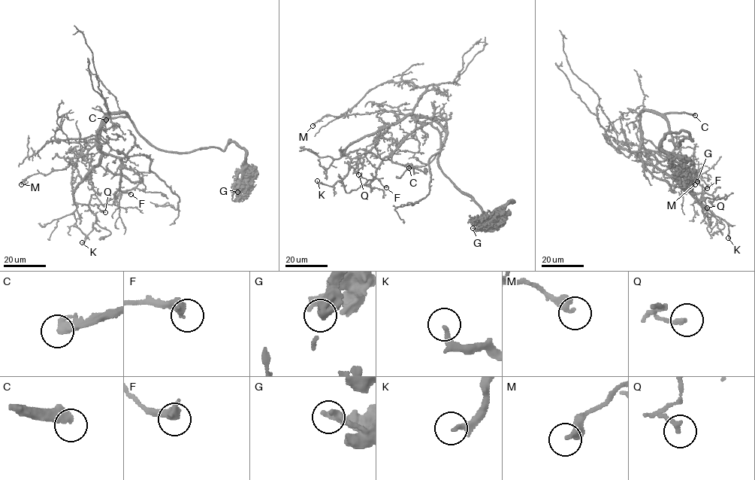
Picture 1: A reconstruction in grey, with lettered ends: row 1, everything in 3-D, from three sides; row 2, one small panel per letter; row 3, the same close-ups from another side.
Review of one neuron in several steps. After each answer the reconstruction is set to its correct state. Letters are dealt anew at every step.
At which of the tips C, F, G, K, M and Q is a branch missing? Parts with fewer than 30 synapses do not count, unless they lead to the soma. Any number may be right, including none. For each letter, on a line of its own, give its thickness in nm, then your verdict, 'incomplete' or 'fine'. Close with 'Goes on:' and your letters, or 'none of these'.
C: 480 nm | incomplete
F: 440 nm | fine
G: 320 nm | fine
K: 200 nm | fine
M: 360 nm | fine
Q: 180 nm | fine
Goes on: C

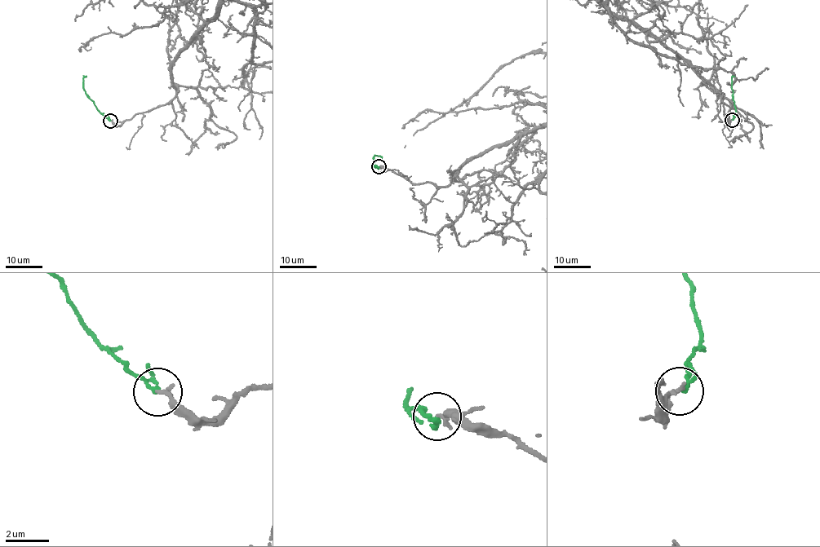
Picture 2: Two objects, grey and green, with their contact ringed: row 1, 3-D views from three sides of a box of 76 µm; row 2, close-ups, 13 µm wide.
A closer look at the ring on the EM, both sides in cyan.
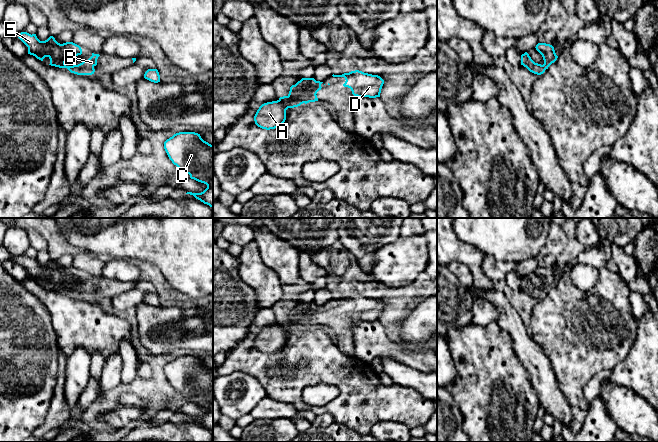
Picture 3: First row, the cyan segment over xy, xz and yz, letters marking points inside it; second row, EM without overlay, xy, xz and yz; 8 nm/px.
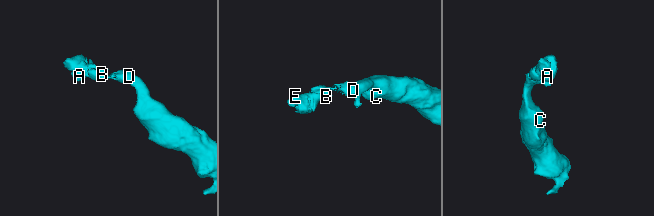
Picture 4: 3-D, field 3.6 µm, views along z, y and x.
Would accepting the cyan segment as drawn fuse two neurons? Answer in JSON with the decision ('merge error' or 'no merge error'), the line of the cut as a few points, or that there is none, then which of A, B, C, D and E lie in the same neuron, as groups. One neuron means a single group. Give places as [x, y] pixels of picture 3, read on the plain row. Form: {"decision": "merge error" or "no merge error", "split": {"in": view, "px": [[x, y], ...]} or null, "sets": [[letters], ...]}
{"decision": "no merge error", "split": null, "sets": [["A", "B", "C", "D", "E"]]}

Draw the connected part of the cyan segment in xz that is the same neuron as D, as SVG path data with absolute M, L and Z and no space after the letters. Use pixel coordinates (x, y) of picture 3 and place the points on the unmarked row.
M359 294L344 297L342 299L332 299L333 301L344 301L344 311L351 313L352 318L357 321L380 321L384 304L378 299L364 297Z

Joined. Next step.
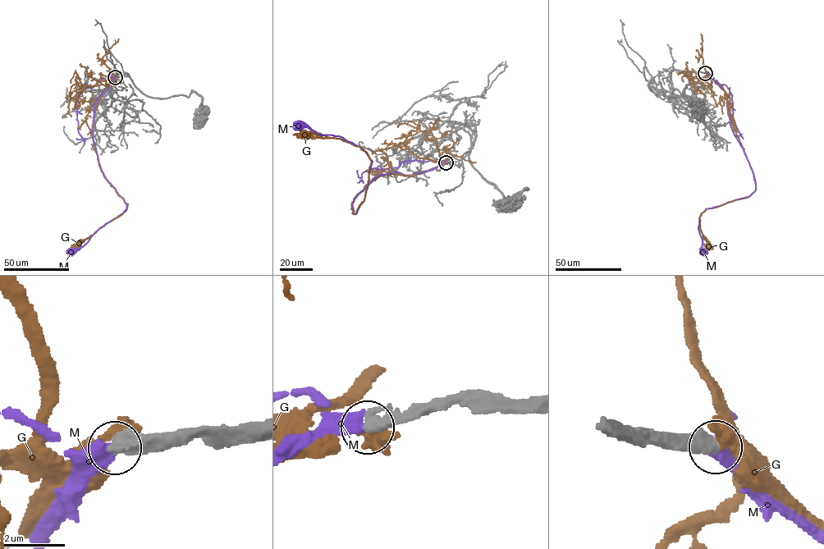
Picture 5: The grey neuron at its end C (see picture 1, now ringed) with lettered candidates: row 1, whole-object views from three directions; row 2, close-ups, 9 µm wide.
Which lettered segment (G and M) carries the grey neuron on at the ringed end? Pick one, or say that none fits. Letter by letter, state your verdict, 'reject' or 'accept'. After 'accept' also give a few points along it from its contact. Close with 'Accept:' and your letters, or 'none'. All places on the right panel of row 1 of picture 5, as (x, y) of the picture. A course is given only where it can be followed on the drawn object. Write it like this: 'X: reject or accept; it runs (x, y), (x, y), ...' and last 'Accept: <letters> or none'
G: reject
M: accept; it runs (705, 73), (727, 96), (730, 123), (756, 187), (748, 196), (701, 212), (698, 228), (703, 252)
Accept: M

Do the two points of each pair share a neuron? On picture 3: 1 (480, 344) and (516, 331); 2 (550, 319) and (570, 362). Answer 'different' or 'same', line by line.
1: different
2: same

